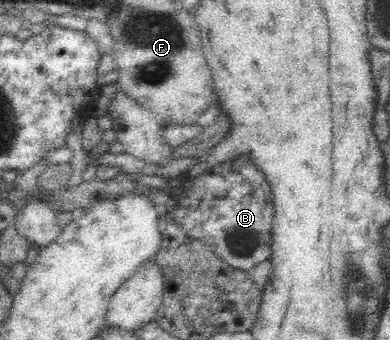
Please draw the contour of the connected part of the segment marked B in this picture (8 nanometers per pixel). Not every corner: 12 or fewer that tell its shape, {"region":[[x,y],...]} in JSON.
{"region":[[247,156],[161,209],[229,266],[271,259],[272,189]]}

